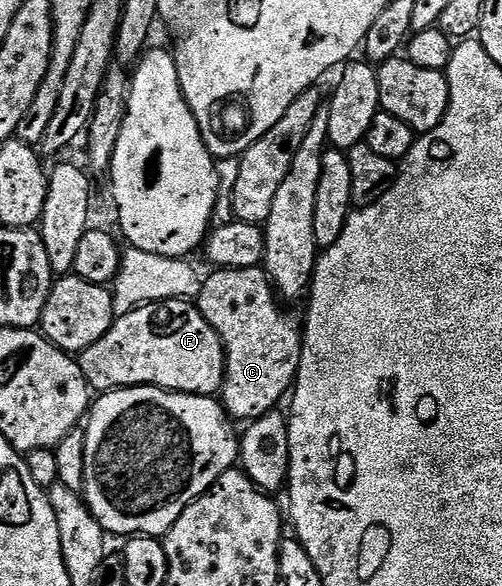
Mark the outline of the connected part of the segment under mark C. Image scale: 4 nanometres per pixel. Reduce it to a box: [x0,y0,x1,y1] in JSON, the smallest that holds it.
[195,267,303,421]

